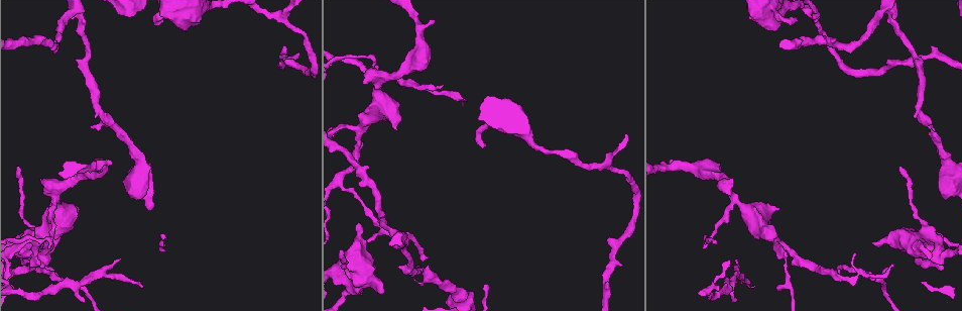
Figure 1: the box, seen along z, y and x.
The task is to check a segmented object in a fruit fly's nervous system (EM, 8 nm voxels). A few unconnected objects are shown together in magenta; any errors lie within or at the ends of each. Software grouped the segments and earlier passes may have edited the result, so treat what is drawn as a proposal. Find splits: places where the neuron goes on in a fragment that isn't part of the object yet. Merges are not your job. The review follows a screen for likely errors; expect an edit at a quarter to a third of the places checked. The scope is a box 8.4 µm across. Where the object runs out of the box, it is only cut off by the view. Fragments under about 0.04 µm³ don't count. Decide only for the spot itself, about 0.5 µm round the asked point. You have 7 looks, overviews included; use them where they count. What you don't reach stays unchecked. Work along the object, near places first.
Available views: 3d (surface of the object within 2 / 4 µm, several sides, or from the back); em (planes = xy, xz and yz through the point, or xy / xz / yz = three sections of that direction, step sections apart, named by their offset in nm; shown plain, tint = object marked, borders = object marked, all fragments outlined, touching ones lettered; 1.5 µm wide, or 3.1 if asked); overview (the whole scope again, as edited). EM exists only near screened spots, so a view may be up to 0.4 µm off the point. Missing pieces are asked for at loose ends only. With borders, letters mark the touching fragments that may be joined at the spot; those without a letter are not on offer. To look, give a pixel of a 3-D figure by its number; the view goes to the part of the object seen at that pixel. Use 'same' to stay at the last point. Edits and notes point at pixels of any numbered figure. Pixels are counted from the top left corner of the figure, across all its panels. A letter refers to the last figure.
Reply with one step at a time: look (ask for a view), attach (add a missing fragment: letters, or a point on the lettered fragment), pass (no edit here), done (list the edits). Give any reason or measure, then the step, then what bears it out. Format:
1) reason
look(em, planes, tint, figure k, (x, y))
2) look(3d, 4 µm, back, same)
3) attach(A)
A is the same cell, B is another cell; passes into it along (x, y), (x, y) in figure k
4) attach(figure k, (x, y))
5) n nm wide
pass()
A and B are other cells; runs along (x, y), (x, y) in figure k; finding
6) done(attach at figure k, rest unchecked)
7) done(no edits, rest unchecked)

an open end
look(em, planes, tint, figure 1, (362, 294))

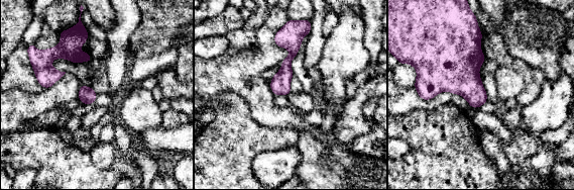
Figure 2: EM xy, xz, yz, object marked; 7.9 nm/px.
see the neighbours
look(em, planes, borders, same)

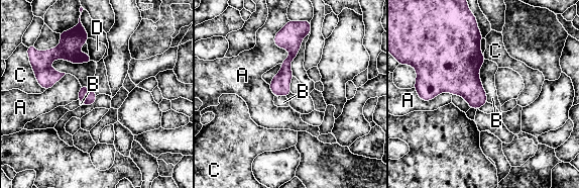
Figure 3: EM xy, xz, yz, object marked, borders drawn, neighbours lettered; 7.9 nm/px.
pass()
A, B, C and D are other cells; no lettered fragment goes on from it

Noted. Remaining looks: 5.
branch stops here
look(3d, 2 µm, figure 1, (874, 244))

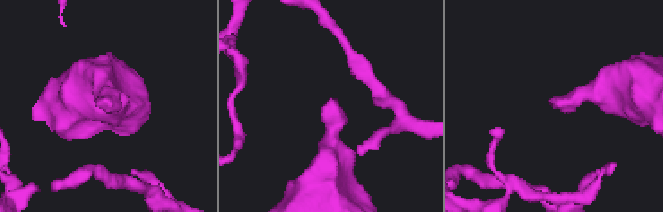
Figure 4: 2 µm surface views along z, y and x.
look(em, xy, step 4, tint, figure 4, (551, 104))

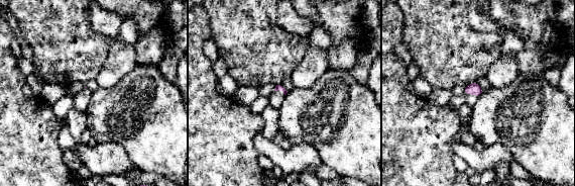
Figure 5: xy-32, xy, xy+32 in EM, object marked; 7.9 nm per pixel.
look(em, planes, borders, same)

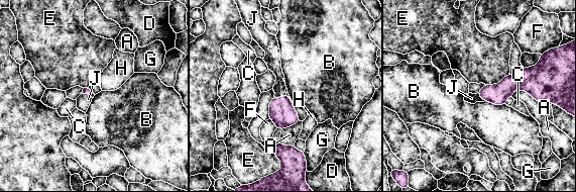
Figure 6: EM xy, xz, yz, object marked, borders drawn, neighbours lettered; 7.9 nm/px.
attach(J)
J is the same cell, A, B, C, D, E, F, G and H are other cells; passes into it along (281, 111), (279, 98), (279, 87) in figure 6; it goes on there

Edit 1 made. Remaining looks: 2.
look(overview)

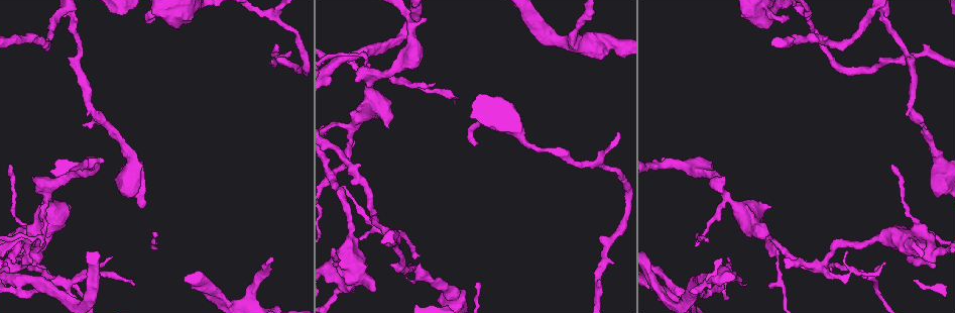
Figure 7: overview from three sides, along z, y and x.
thin end
look(em, planes, borders, figure 7, (155, 18))

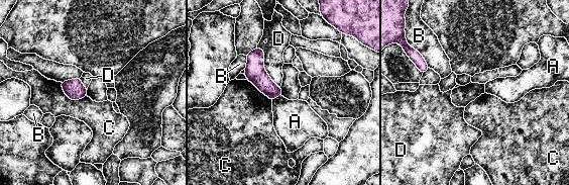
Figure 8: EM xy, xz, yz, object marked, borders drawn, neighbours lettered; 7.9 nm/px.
140 nm wide
pass()
A, B, C and D are other cells; border along (257, 47), (279, 87) in figure 8; none of them fits

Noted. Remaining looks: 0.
done(attach at figure 6, rest unchecked)

